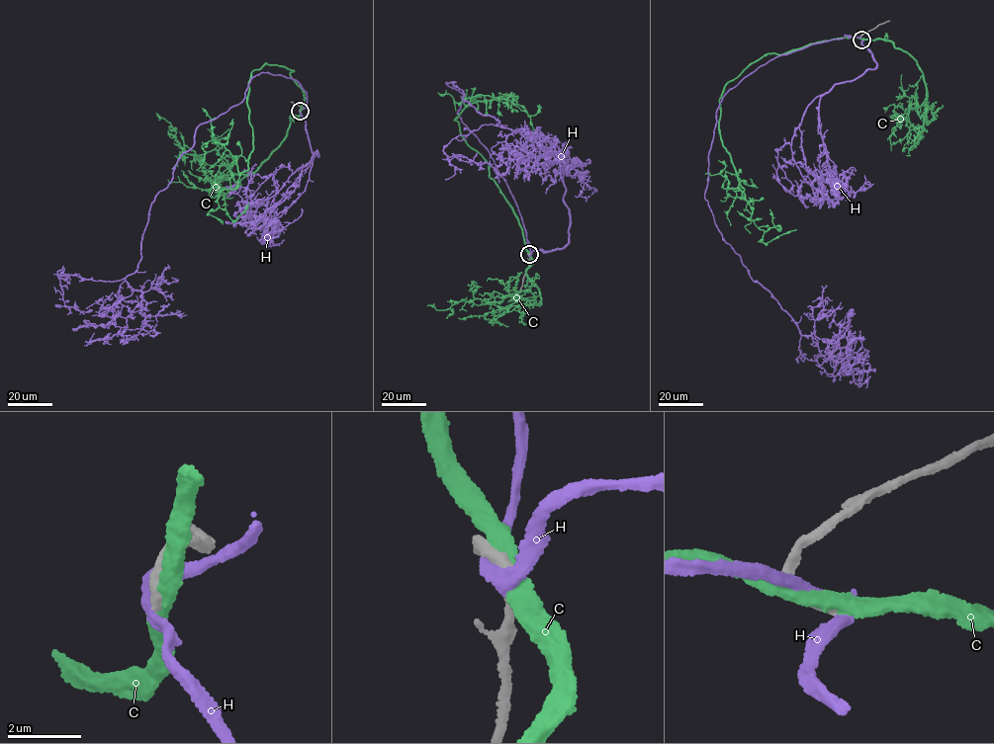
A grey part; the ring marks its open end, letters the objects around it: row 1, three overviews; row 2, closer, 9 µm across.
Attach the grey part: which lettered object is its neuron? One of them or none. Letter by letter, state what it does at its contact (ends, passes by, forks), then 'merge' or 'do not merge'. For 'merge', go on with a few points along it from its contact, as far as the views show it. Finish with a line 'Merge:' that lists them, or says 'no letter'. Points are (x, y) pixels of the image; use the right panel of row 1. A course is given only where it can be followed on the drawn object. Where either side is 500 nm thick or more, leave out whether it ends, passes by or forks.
C: it passes by; merge; course (861, 39), (767, 53), (725, 85), (719, 100), (722, 146), (751, 218), (767, 231), (781, 228), (769, 208)
H: it passes by; do not merge
Merge: C

